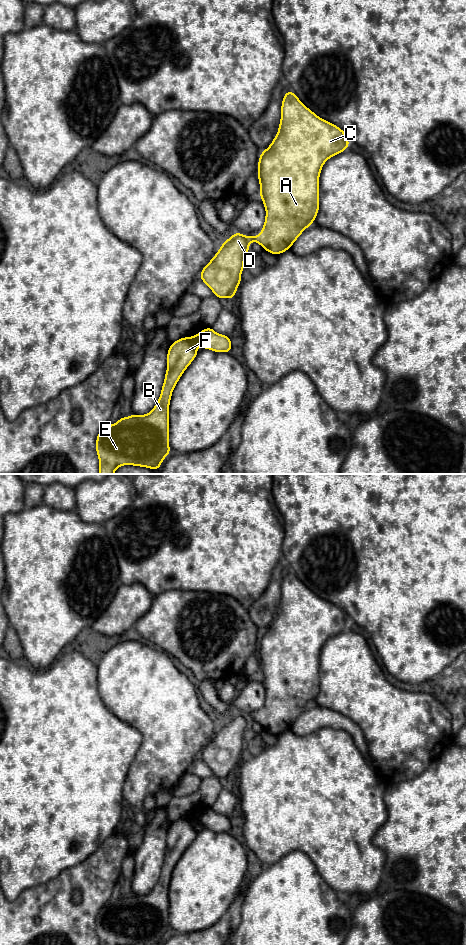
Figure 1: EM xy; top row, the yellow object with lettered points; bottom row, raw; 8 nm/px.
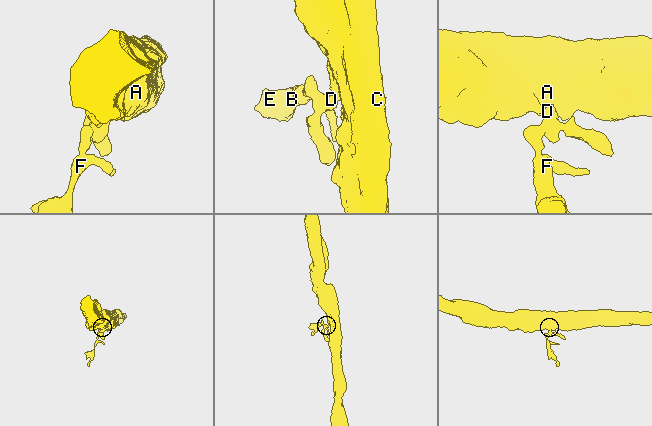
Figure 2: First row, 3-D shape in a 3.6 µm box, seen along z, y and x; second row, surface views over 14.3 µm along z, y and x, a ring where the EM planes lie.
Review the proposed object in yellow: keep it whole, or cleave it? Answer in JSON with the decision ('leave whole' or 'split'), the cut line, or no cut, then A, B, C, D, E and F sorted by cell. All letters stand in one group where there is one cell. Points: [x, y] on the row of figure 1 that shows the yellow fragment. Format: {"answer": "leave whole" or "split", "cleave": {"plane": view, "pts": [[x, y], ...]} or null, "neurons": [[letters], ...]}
{"answer": "split", "cleave": {"plane": "xy", "pts": [[247, 237], [249, 241]]}, "neurons": [["A", "C"], ["B", "D", "E", "F"]]}

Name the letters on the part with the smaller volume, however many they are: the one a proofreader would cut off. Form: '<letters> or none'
B, D, E, F

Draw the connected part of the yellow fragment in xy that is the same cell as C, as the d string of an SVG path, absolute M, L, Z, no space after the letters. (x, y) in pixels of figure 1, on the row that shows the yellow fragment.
M292 91L285 92L278 132L258 160L265 223L259 236L248 236L249 242L259 243L274 255L289 250L319 212L319 176L324 163L349 148L349 144L341 128L317 116Z

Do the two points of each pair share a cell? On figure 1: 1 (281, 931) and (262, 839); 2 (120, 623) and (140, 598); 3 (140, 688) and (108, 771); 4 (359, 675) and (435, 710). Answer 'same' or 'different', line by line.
1: different
2: same
3: different
4: same

